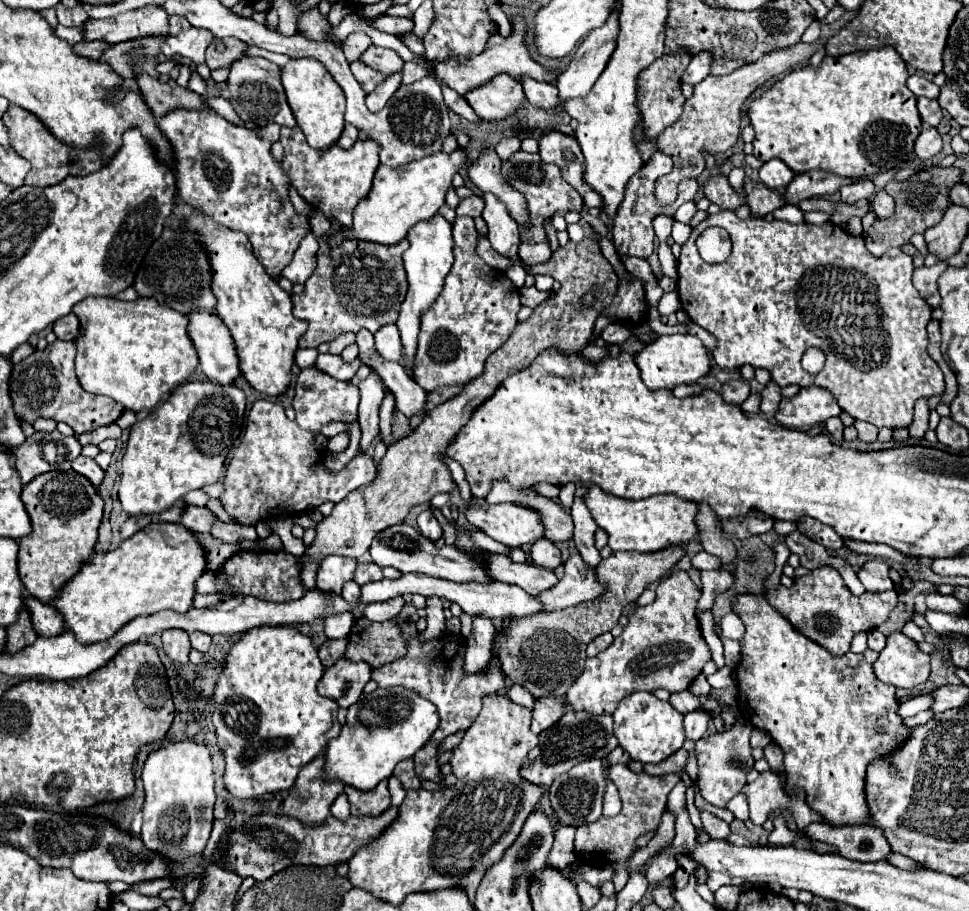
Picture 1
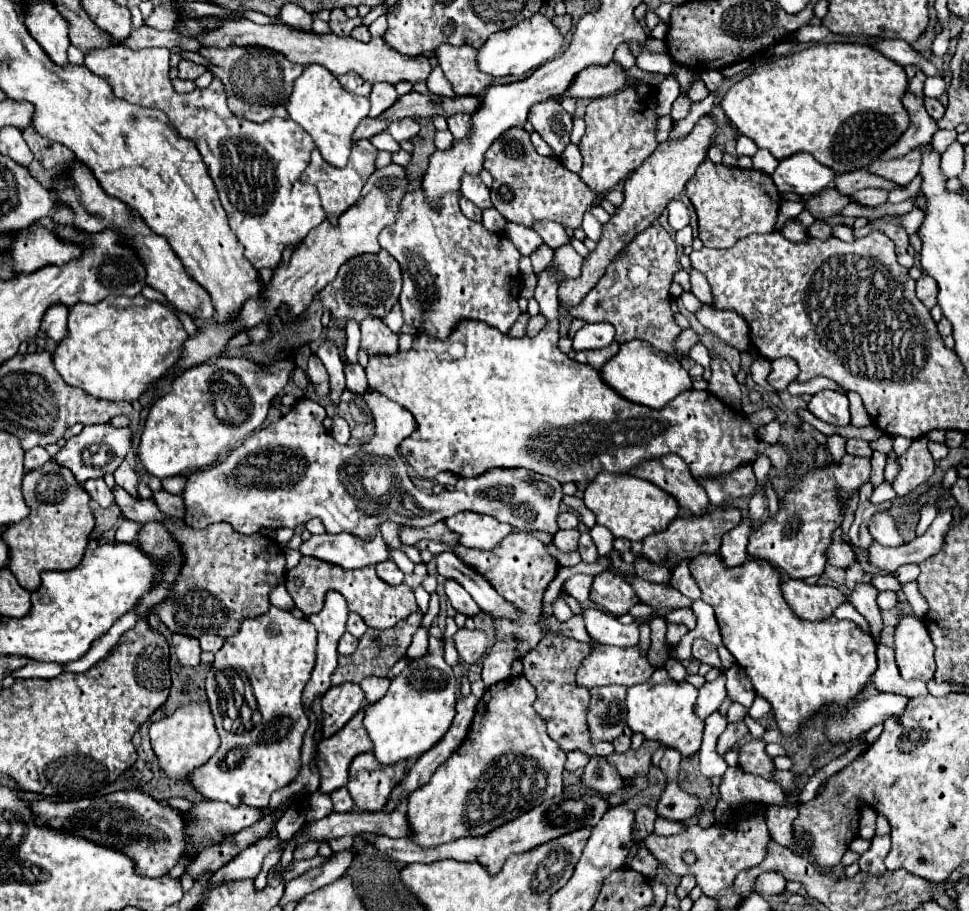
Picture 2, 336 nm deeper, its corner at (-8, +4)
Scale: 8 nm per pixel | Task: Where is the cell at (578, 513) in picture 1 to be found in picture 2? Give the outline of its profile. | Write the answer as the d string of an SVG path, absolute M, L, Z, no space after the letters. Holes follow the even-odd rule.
M564 512L558 516L558 526L560 530L568 530L568 528L578 528L580 526L580 518L574 512Z

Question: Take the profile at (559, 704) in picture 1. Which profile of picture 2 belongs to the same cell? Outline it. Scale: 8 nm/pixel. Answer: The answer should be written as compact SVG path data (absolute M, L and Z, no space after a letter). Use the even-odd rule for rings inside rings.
M544 636L534 650L530 650L524 658L524 676L528 682L536 688L538 698L534 702L534 710L542 716L542 720L548 726L548 734L564 752L570 752L572 748L584 748L590 756L608 756L614 752L612 744L588 744L588 726L586 726L586 712L588 712L588 700L590 692L586 688L576 686L574 674L580 666L580 660L590 652L590 644L576 642L572 638L564 636Z

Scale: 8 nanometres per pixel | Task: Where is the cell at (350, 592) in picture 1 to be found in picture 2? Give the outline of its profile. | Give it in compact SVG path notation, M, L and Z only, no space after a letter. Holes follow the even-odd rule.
M350 612L350 618L348 618L348 624L346 624L346 630L352 634L352 636L356 636L356 638L360 638L364 632L366 632L366 622L364 622L364 618L362 616L358 616L356 612Z

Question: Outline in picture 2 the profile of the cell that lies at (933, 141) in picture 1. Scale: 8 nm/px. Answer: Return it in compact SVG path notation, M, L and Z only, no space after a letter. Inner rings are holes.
M926 144L926 146L918 146L914 150L910 150L906 156L902 156L900 160L890 160L890 162L882 162L882 160L874 160L868 170L872 174L878 174L878 176L884 176L896 184L902 184L906 186L920 170L920 158L922 158L922 152L924 150L932 150L932 144Z

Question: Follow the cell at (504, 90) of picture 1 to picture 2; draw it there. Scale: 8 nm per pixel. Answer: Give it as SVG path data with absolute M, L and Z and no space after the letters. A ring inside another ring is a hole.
M442 44L436 50L436 58L452 84L452 90L460 96L482 96L482 92L494 84L494 78L486 72L482 72L476 64L478 50L472 46L450 46Z

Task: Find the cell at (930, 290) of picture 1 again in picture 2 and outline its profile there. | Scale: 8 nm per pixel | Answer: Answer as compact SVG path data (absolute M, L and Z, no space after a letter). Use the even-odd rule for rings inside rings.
M922 274L918 280L916 280L916 294L918 298L924 302L924 306L930 310L932 306L936 306L936 294L938 294L938 284L932 276L928 274Z

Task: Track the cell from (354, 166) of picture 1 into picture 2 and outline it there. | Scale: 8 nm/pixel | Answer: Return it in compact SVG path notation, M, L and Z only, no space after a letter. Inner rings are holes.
M358 140L352 144L352 156L348 160L348 164L344 168L336 168L330 166L318 150L312 150L312 160L308 164L308 168L302 172L300 180L306 184L314 184L318 188L320 200L322 200L322 208L326 212L326 218L336 224L336 220L350 208L356 204L356 200L360 198L360 190L366 182L366 178L376 170L376 158L378 158L378 150L372 146L370 140Z

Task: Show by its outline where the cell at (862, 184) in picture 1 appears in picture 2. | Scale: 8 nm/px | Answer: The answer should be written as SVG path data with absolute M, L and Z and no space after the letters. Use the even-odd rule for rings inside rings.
M826 188L820 194L808 198L806 204L808 204L808 210L816 218L824 220L824 218L830 218L830 216L838 216L850 204L850 198L840 194L836 188Z

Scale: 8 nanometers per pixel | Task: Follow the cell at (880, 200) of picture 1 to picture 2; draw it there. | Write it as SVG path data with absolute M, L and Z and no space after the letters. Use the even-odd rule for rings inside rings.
M868 188L868 190L856 190L850 194L852 200L858 200L858 204L866 204L866 206L878 206L884 204L888 198L888 192L884 190L876 190L876 188Z

